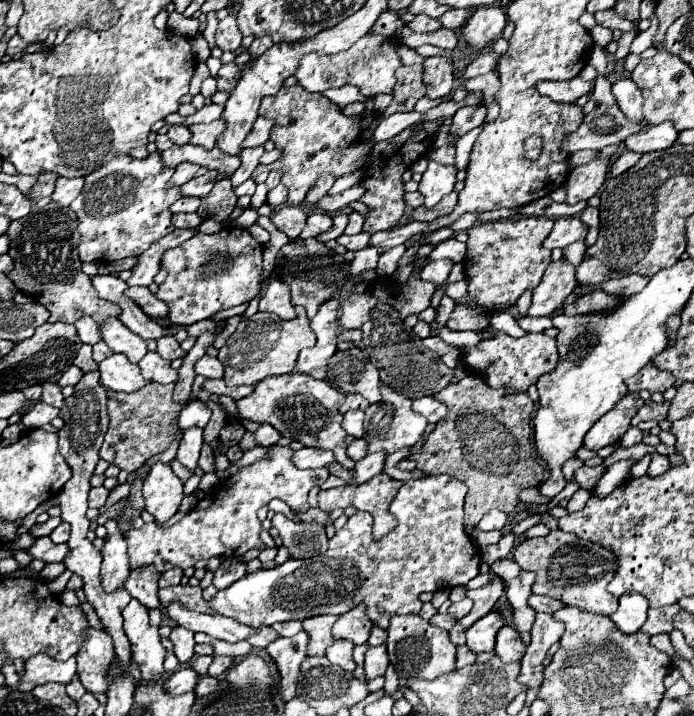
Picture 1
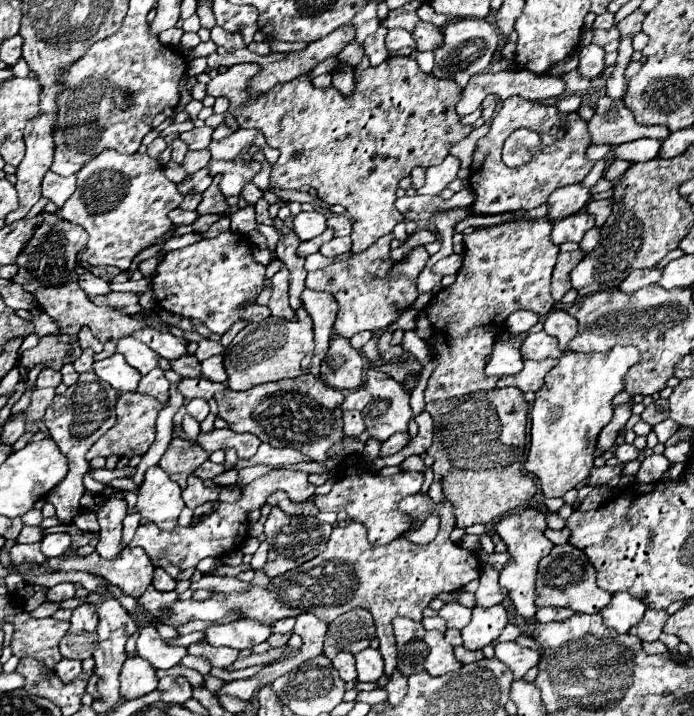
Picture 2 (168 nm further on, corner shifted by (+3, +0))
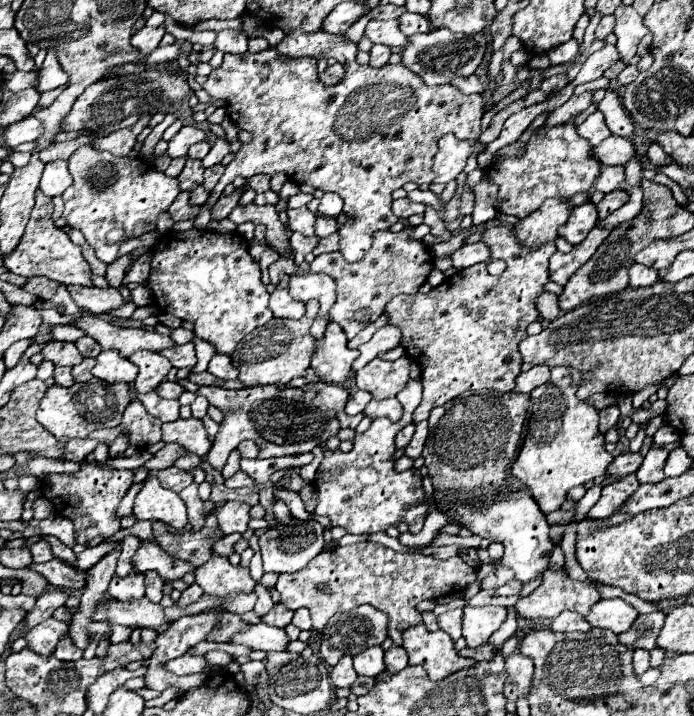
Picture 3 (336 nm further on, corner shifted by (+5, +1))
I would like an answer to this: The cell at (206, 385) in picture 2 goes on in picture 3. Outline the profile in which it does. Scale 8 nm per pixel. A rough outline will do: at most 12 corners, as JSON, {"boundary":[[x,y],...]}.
{"boundary":[[161,382],[157,394],[161,398],[179,398],[185,386],[179,382]]}

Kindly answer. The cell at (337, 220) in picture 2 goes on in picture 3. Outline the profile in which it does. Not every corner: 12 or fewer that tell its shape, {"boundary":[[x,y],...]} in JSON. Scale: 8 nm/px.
{"boundary":[[317,216],[315,234],[319,238],[337,232],[335,218]]}

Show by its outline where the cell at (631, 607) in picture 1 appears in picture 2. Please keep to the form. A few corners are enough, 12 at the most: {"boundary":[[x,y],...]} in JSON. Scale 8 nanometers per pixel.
{"boundary":[[615,593],[601,609],[607,627],[627,633],[645,613],[645,603]]}

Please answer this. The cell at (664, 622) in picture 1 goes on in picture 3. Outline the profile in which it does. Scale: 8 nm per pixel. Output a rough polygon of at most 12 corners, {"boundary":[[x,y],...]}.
{"boundary":[[663,612],[639,614],[635,624],[619,634],[629,648],[653,650]]}

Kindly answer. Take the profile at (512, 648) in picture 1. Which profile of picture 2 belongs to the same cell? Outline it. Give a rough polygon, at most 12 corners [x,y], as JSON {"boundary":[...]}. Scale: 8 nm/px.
{"boundary":[[515,641],[495,645],[495,657],[521,679],[541,655]]}

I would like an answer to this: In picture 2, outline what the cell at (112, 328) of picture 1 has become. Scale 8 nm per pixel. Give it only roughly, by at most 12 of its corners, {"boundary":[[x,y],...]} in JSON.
{"boundary":[[131,335],[117,341],[117,351],[143,375],[159,357]]}

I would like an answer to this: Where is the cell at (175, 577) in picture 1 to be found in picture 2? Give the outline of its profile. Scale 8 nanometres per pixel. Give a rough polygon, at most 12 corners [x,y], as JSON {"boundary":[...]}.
{"boundary":[[155,569],[157,591],[173,591],[177,581],[165,571]]}

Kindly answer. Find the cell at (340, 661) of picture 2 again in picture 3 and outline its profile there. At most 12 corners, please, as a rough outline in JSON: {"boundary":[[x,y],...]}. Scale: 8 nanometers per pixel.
{"boundary":[[343,656],[329,676],[335,688],[351,688],[357,678],[353,658]]}

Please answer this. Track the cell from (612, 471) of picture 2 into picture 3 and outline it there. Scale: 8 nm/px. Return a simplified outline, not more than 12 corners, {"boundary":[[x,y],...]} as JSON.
{"boundary":[[641,452],[619,454],[607,468],[609,476],[635,474]]}

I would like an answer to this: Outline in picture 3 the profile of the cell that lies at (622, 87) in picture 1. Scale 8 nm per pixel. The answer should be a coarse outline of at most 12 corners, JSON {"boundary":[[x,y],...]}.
{"boundary":[[621,4],[615,10],[617,50],[623,60],[635,56],[649,32],[643,16]]}

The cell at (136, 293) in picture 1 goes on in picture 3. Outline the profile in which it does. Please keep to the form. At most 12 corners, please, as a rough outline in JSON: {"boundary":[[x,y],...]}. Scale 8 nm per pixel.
{"boundary":[[67,286],[73,302],[91,314],[125,304],[117,288]]}

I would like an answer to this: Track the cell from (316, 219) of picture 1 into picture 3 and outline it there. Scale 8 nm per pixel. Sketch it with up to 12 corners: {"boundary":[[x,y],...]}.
{"boundary":[[307,206],[287,210],[289,228],[313,236],[315,214]]}

